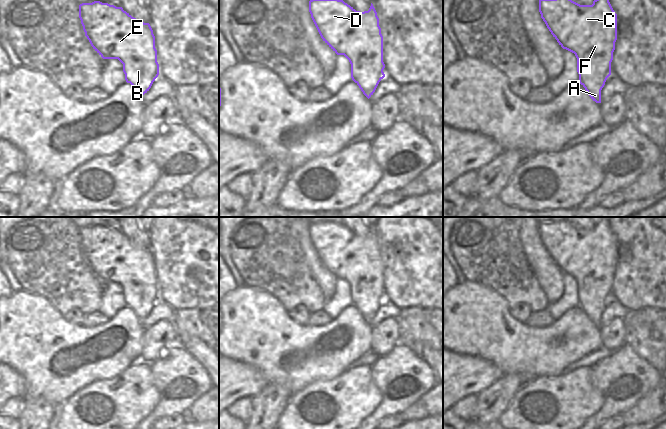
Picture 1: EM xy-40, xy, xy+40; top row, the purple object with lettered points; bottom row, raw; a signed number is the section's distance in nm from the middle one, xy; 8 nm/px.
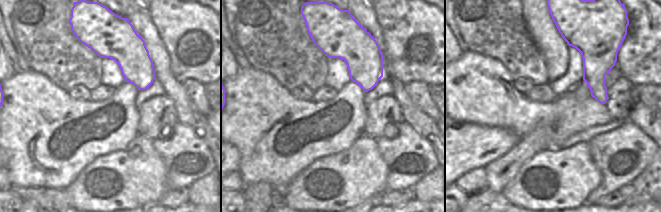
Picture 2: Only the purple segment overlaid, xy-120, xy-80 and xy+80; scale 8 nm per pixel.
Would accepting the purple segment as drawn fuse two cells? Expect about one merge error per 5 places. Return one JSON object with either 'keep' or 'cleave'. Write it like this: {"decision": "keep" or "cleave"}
{"decision": "keep"}

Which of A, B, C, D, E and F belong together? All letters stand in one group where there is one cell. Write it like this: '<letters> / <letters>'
A B C D E F

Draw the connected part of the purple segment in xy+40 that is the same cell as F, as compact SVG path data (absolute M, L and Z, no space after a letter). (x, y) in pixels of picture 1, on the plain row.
M604 217L592 229L580 229L568 221L539 223L539 236L559 269L577 282L579 307L596 327L601 327L601 314L611 299L611 286L617 264L617 238Z

